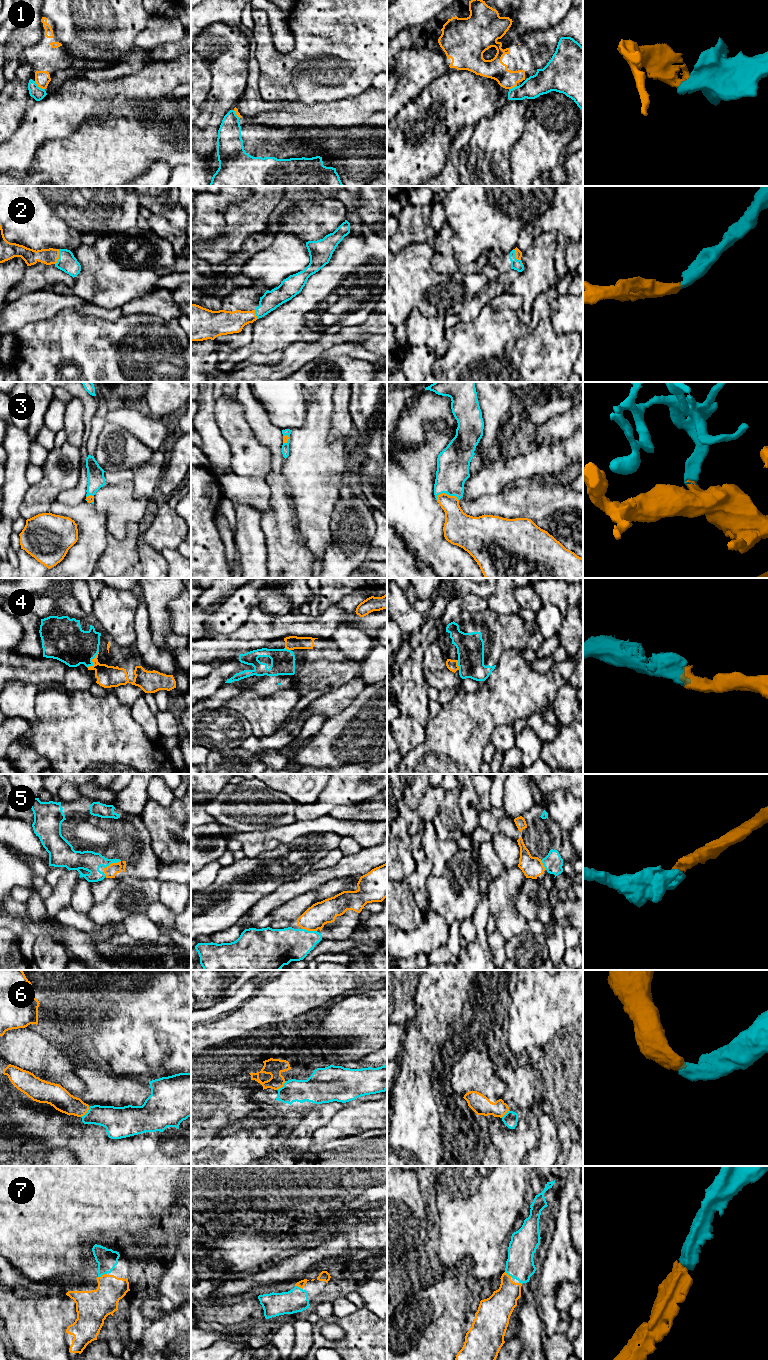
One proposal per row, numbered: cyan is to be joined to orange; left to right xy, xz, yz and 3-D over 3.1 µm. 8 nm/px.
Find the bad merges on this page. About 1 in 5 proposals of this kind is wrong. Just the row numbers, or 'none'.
1

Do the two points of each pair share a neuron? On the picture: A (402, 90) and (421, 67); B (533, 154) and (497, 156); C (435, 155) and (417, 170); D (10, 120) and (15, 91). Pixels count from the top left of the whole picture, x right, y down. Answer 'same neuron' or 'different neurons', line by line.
A: same neuron
B: different neurons
C: same neuron
D: same neuron

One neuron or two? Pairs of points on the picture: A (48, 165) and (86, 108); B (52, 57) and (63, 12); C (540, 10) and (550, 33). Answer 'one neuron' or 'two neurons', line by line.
A: two neurons
B: two neurons
C: two neurons

